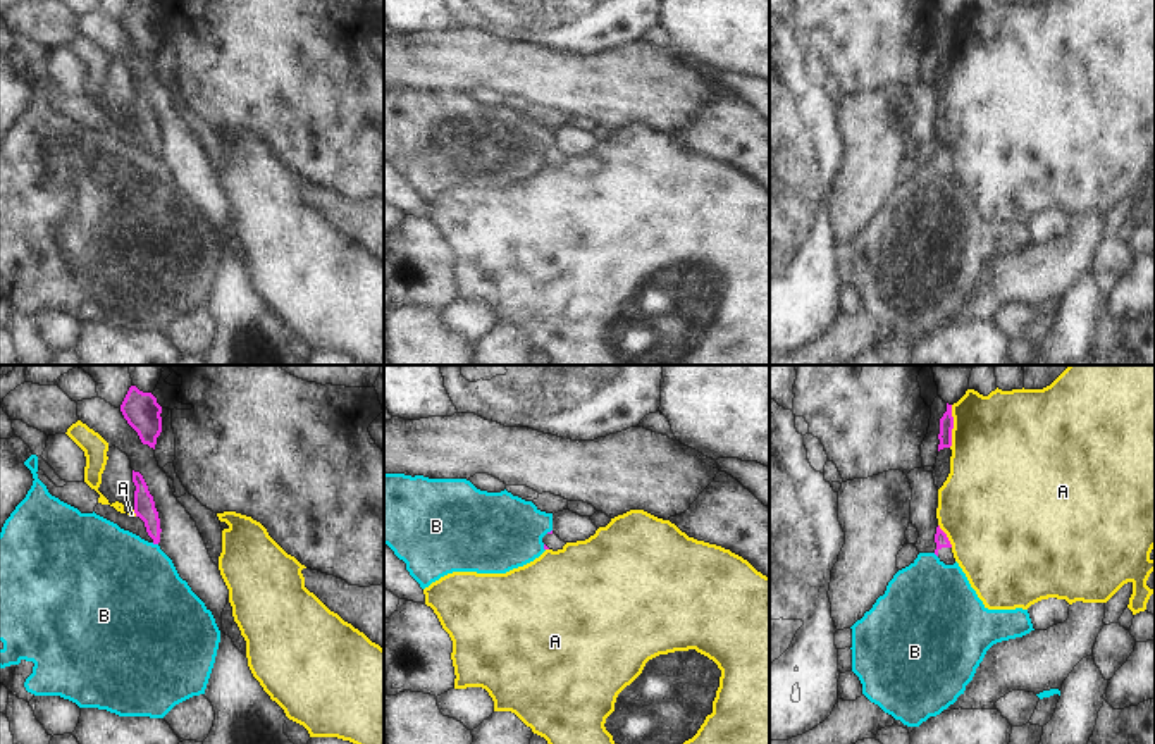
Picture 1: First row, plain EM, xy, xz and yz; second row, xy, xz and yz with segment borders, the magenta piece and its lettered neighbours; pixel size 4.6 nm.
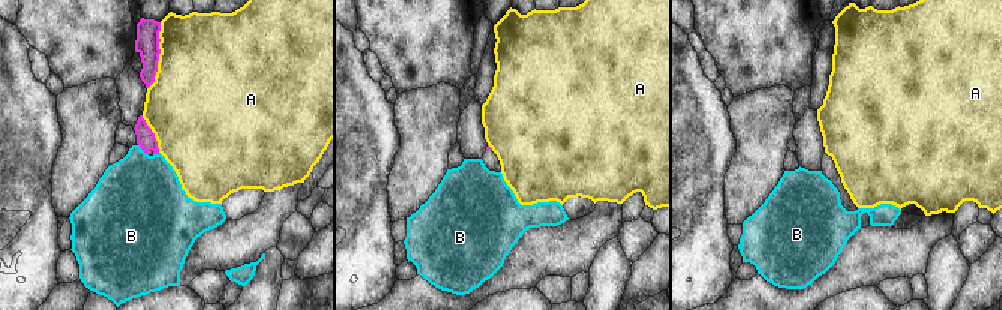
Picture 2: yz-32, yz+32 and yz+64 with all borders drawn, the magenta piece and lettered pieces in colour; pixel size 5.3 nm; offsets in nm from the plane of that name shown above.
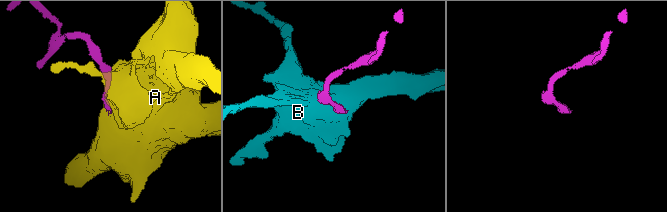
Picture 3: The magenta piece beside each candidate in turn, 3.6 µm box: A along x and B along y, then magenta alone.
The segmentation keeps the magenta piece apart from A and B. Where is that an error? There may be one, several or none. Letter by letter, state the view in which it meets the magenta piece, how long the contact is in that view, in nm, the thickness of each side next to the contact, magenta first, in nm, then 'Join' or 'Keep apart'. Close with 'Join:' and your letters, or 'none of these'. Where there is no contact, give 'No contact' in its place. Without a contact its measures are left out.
A: Touches magenta in yz. Shared border 200 nm. Thickness 60 nm (magenta) against 480 nm. Keep apart
B: Touches magenta in xy. Shared border 30 nm. Thickness 100 nm (magenta) against 480 nm. Keep apart
Join: none of these

